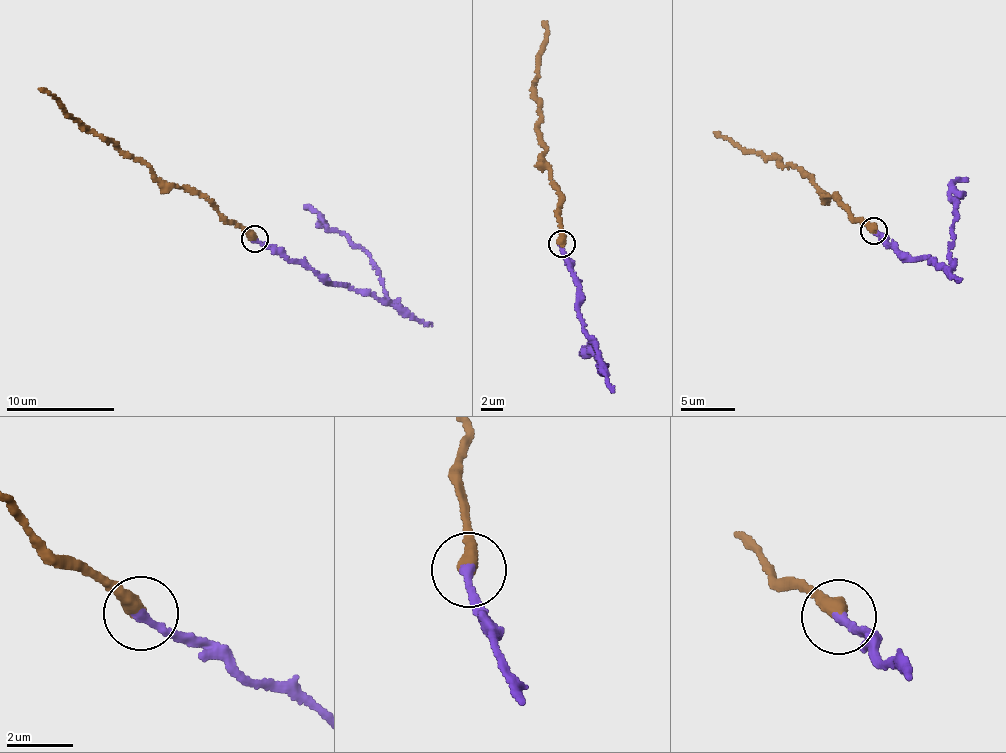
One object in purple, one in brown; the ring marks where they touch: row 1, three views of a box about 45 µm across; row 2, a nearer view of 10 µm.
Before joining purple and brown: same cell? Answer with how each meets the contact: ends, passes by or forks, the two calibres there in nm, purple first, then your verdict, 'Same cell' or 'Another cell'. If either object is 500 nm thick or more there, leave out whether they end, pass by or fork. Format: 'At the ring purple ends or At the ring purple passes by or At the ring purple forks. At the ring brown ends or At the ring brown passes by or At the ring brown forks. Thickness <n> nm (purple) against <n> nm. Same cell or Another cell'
At the ring purple ends. At the ring brown ends. Thickness 280 nm (purple) against 460 nm. Another cell

